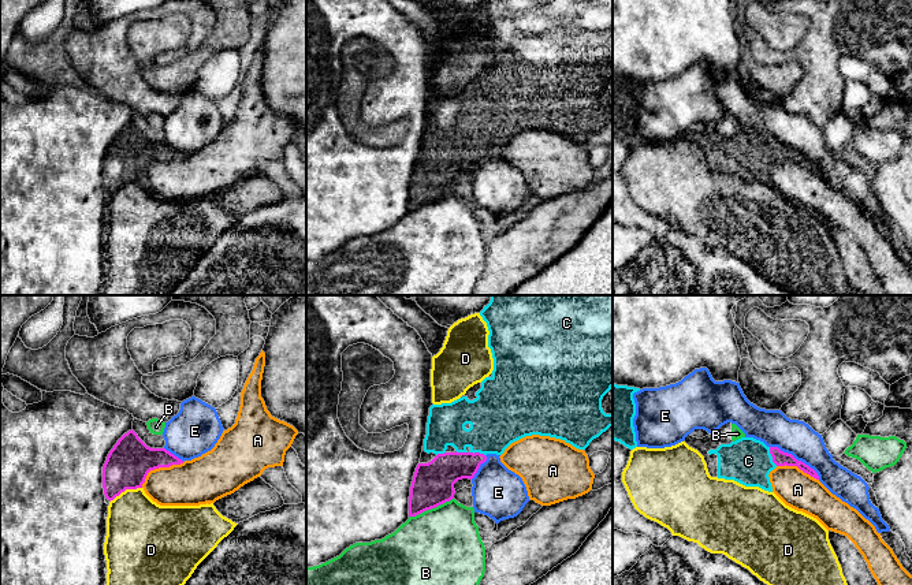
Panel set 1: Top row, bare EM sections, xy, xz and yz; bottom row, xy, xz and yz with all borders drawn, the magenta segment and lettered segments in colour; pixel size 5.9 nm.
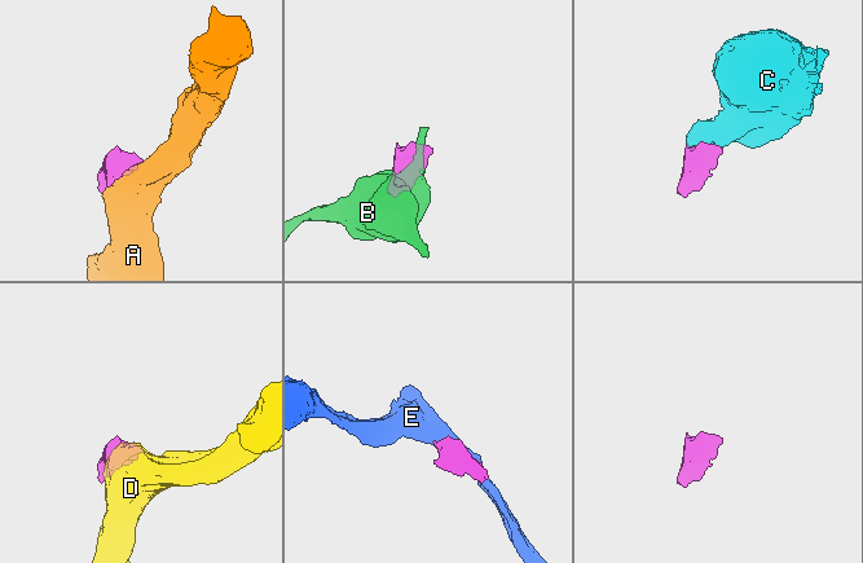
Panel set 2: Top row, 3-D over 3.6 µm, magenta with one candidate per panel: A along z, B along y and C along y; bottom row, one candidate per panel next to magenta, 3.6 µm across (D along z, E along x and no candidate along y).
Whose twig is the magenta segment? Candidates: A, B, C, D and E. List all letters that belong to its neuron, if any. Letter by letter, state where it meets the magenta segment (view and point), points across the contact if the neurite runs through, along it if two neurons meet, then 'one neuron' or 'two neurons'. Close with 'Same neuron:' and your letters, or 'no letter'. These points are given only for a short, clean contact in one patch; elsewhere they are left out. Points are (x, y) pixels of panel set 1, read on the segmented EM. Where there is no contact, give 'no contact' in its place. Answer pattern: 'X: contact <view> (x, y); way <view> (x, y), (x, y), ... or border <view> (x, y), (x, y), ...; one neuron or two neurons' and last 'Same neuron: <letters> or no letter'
A: contact xy (159, 466); two neurons
B: contact xz (431, 507); two neurons
C: contact yz (771, 455); way yz (780, 458), (771, 455), (763, 459), (748, 461); one neuron
D: contact xy (125, 490); border xy (141, 487), (125, 490), (110, 502); two neurons
E: contact yz (795, 458); border yz (770, 446), (777, 446), (790, 453), (807, 464), (819, 479); two neurons
Same neuron: C

